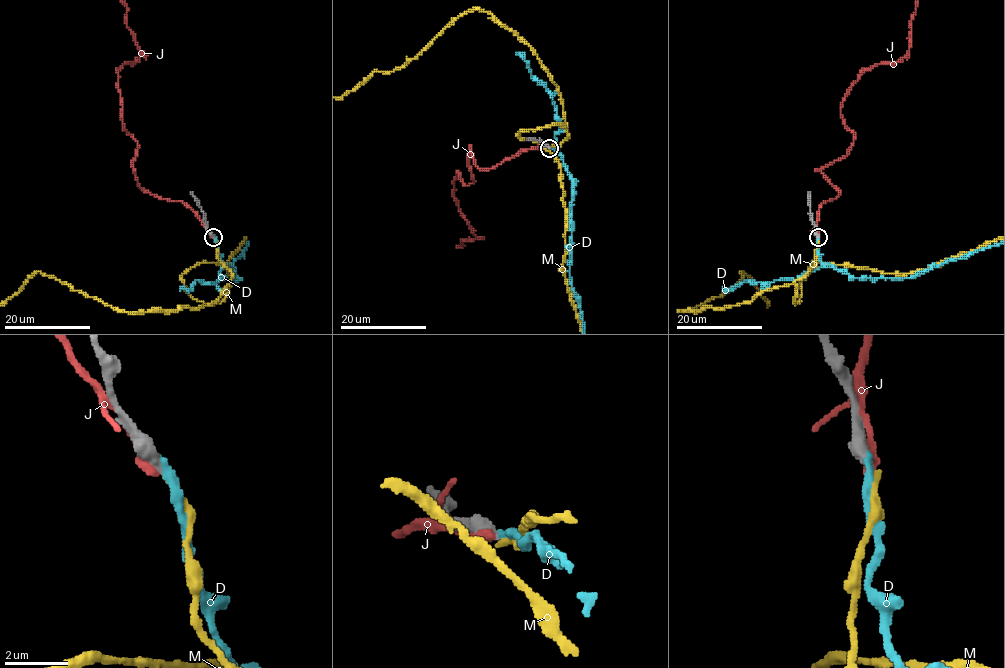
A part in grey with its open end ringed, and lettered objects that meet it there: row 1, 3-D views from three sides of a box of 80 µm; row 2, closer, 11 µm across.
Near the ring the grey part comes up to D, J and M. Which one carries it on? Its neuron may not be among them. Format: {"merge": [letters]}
{"merge": []}

